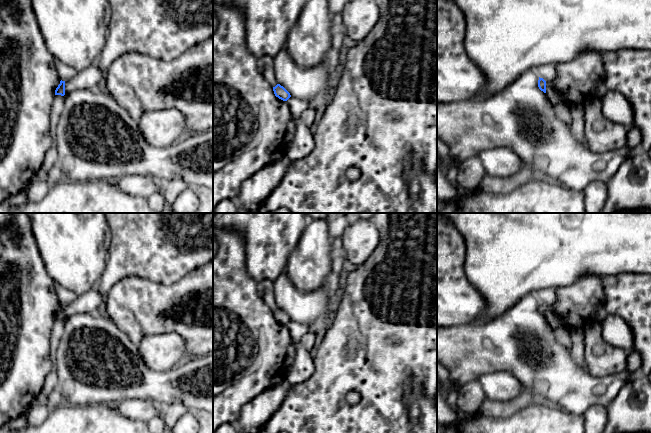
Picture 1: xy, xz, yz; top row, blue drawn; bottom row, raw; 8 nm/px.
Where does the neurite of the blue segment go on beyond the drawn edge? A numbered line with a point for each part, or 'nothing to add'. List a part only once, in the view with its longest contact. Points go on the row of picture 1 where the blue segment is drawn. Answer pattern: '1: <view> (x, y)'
nothing to add

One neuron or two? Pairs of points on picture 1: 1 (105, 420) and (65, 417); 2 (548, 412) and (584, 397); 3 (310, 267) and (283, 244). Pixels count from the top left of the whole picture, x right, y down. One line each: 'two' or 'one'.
1: one
2: two
3: two

